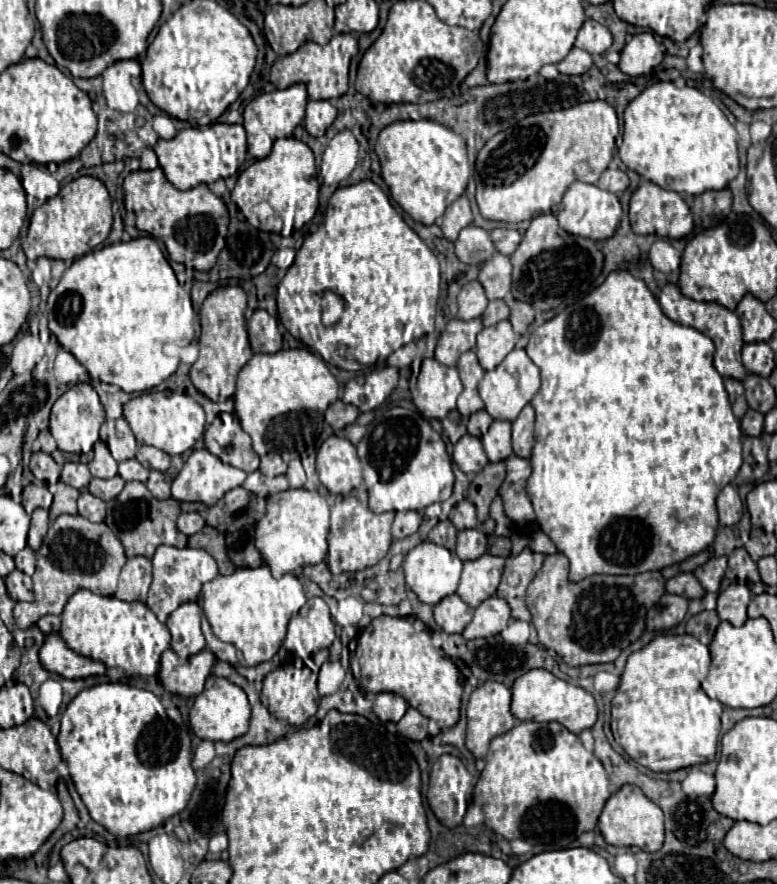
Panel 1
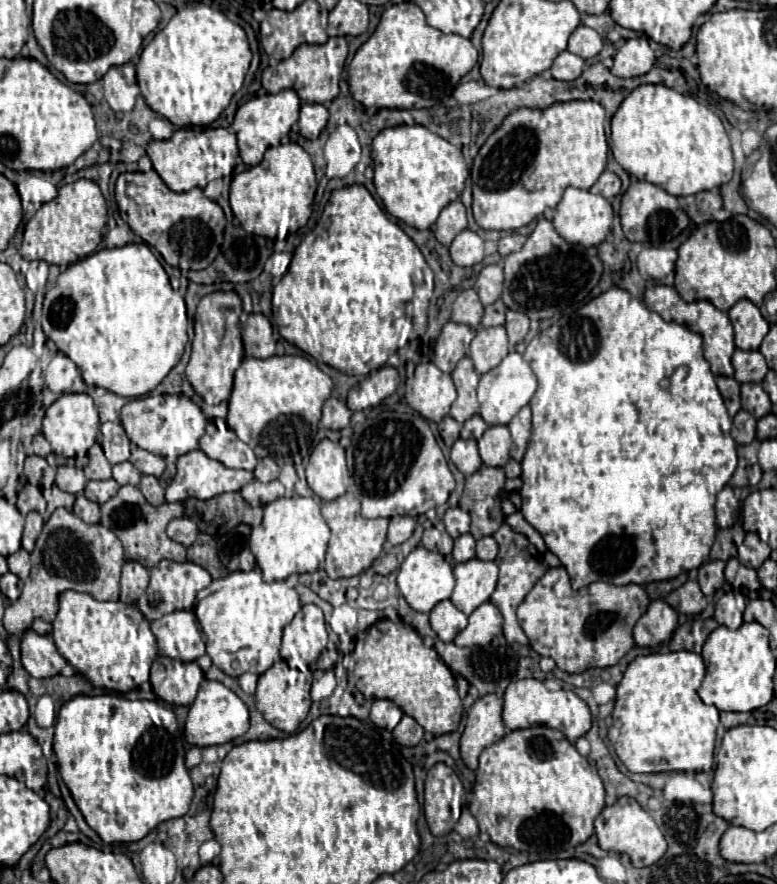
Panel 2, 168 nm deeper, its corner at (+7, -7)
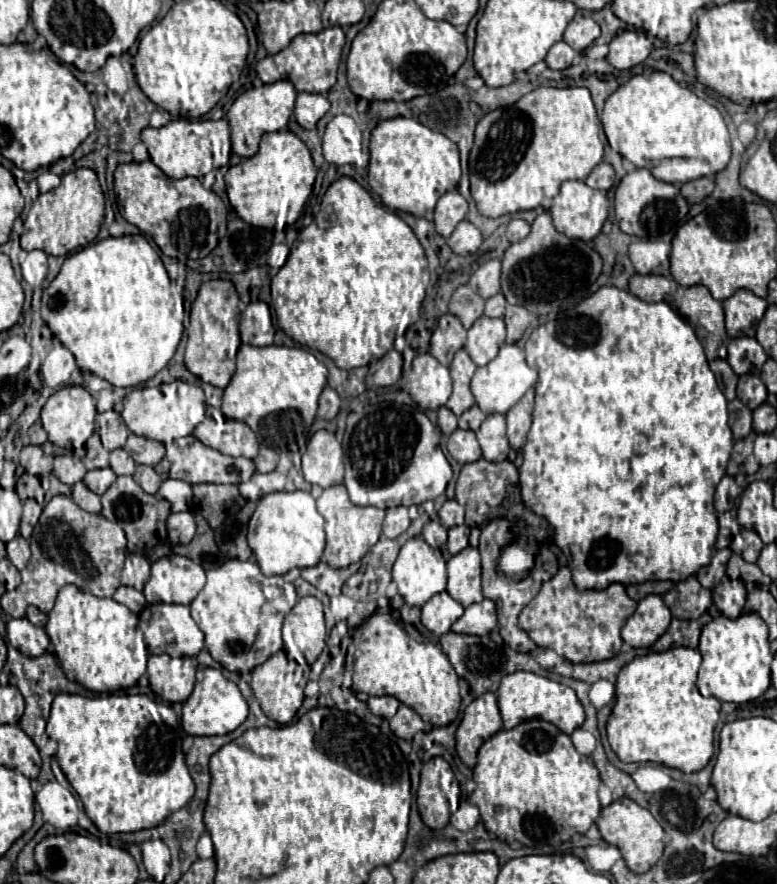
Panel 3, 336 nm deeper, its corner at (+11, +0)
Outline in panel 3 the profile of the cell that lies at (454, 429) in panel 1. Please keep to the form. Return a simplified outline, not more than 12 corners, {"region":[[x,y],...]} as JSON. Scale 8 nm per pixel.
{"region":[[447,407],[439,409],[437,425],[443,435],[457,429],[457,417]]}

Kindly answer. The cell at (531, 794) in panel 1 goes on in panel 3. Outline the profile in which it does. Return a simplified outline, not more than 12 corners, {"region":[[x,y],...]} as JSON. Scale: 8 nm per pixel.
{"region":[[553,723],[479,749],[471,803],[501,841],[585,835],[599,771]]}

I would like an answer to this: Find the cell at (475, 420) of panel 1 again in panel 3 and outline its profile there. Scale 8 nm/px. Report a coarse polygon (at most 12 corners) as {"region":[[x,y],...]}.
{"region":[[477,405],[459,417],[459,427],[477,431],[485,413]]}

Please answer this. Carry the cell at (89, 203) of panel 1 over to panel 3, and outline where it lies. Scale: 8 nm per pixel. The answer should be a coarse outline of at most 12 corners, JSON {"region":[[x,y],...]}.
{"region":[[85,167],[35,199],[21,247],[55,257],[95,241],[105,199]]}

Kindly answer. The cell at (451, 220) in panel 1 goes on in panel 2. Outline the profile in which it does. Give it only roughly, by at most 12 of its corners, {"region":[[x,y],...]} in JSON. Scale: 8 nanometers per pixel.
{"region":[[455,200],[441,210],[435,238],[449,246],[467,228],[465,206]]}

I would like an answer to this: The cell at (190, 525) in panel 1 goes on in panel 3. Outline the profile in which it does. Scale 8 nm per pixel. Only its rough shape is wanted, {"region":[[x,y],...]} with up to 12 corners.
{"region":[[191,511],[171,513],[171,543],[189,543],[195,535]]}

